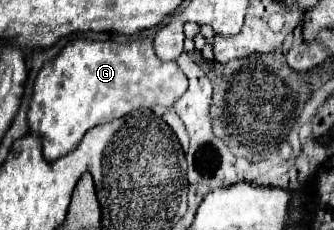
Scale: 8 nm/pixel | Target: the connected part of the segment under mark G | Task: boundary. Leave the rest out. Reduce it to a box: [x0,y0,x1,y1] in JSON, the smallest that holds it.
[29,37,187,163]

